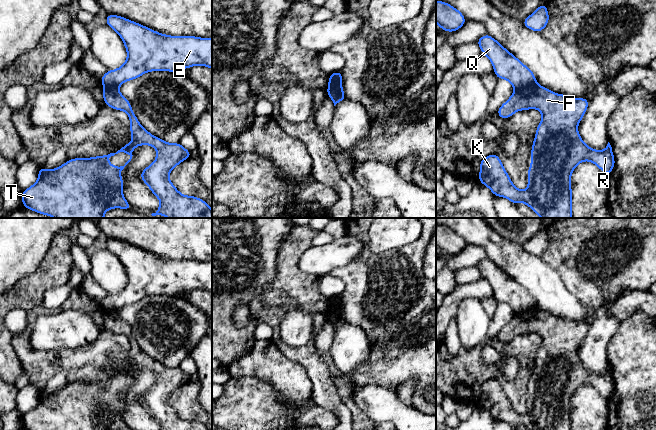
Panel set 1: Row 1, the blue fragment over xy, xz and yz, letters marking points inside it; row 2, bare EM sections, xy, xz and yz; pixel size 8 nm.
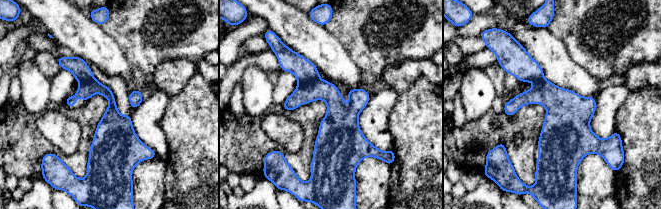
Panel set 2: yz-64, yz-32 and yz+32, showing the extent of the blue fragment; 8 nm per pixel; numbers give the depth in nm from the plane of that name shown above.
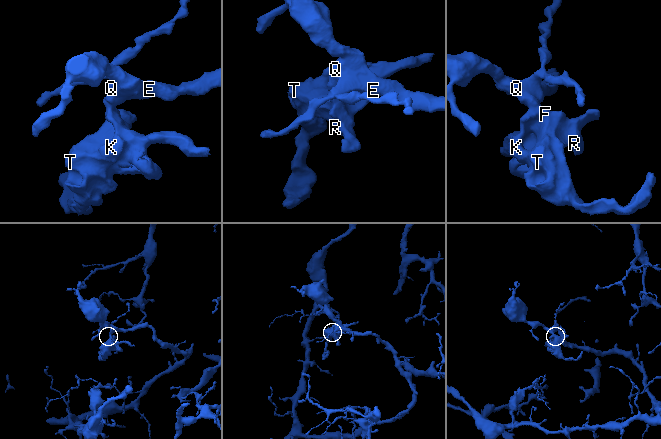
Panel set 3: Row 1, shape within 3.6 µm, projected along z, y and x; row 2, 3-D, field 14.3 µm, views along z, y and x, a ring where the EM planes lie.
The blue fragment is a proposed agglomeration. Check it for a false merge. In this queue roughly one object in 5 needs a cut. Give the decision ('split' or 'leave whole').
split

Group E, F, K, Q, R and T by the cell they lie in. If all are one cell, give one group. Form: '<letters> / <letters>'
E Q / F K R T

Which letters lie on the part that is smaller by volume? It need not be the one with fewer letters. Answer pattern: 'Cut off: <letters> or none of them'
Cut off: F, K, R, T

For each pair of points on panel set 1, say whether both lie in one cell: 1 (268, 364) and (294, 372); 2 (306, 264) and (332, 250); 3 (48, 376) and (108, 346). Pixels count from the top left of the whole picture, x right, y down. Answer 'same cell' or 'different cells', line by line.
1: same cell
2: same cell
3: same cell

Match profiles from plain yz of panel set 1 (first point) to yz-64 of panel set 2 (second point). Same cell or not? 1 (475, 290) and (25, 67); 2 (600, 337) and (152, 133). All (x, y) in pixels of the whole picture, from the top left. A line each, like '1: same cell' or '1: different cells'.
1: different cells
2: same cell

